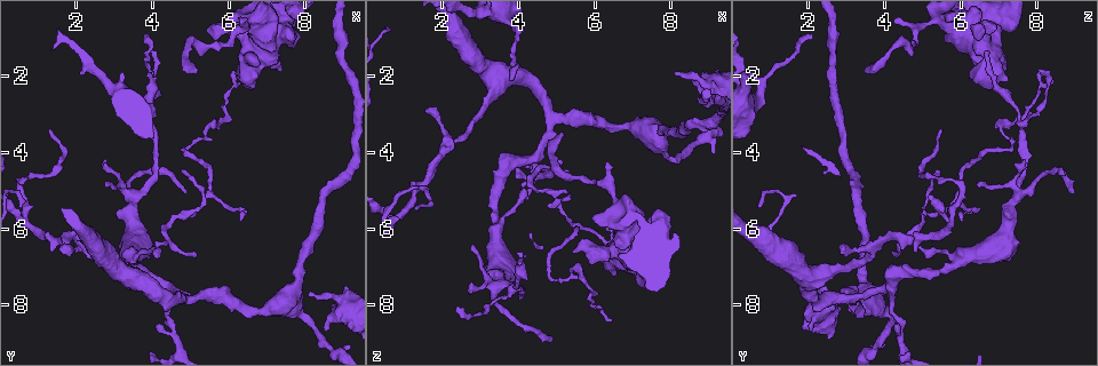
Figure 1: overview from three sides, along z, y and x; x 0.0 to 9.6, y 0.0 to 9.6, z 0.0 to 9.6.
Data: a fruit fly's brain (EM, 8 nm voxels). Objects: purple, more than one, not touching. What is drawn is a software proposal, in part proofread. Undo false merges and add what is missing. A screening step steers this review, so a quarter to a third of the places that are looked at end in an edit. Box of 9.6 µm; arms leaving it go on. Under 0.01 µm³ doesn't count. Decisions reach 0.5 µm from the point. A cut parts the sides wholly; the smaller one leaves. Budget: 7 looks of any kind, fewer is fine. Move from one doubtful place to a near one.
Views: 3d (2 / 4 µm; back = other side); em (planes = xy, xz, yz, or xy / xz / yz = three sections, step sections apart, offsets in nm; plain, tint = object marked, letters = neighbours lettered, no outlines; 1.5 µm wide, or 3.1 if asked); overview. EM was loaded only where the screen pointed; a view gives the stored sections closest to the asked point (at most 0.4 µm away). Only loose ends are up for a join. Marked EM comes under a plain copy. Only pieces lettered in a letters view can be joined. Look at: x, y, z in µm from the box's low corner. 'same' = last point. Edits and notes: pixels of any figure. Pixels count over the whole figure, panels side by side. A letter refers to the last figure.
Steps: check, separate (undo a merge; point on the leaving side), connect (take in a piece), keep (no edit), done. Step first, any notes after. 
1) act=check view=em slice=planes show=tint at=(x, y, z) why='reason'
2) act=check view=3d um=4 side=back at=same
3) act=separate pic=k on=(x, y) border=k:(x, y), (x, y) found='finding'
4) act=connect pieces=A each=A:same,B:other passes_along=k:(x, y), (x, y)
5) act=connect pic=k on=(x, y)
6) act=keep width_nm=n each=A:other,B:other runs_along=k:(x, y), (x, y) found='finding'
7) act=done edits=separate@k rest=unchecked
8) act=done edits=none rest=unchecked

act=check view=em slice=planes show=tint at=(4.95, 5.60, 5.10) why='sharp bend'

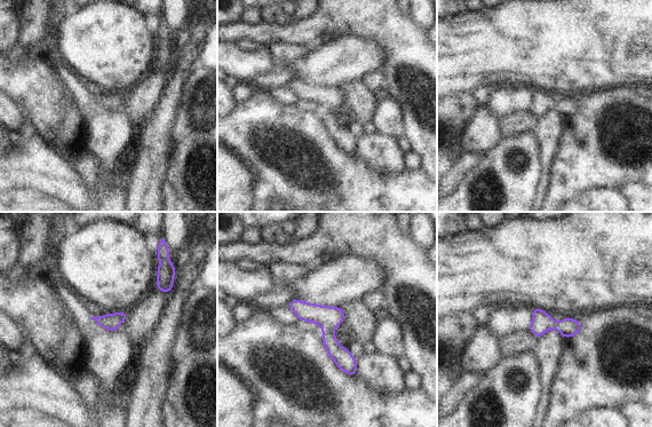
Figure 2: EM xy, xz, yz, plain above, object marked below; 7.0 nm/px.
act=check view=em slice=planes show=letters at=same why='see the neighbours'

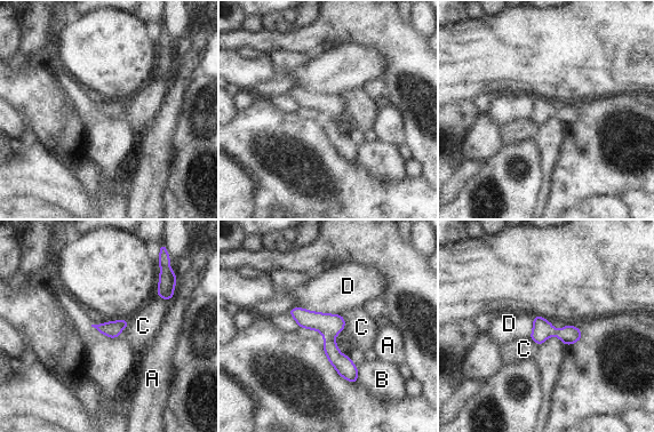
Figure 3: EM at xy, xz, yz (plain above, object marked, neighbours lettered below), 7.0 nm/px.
act=keep width_nm=120 each=A:other,B:other,C:other,D:other runs_along=3:(294, 310), (329, 335), (353, 380) found='one neuron here'

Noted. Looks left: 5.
act=check view=3d um=2 at=(2.20, 6.55, 3.70) why='three-way junction'

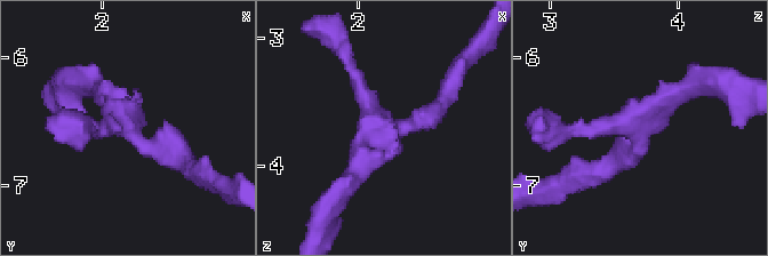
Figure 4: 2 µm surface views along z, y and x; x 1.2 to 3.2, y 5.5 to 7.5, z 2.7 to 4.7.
act=check view=em slice=planes show=letters at=(2.22, 6.54, 3.72) why='need the tissue'

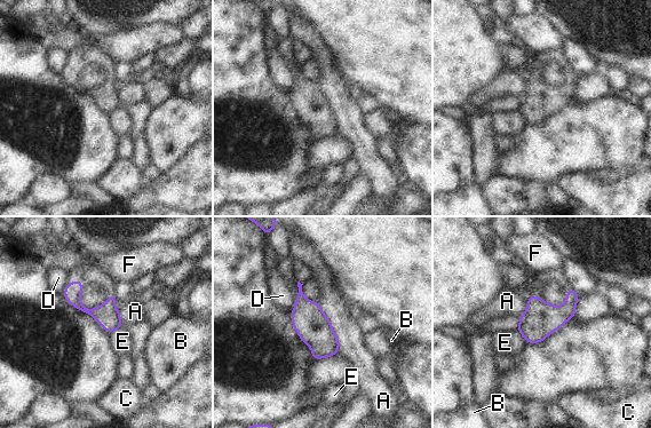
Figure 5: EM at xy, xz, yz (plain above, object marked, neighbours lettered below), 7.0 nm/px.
act=keep width_nm=170 longest_contact=A:380nm each=A:other,B:other,C:other,D:other,E:other,F:other found='one neuron here'

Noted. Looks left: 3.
act=check view=3d um=4 side=back at=(8.10, 7.65, 1.95) why='an open end'

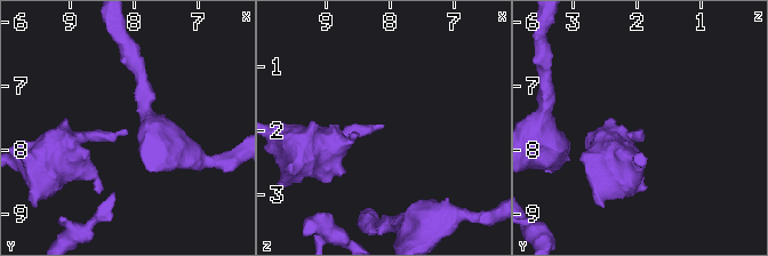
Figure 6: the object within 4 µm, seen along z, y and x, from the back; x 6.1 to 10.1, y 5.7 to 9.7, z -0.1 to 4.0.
act=check view=em slice=planes show=letters at=(8.05, 7.70, 2.00)

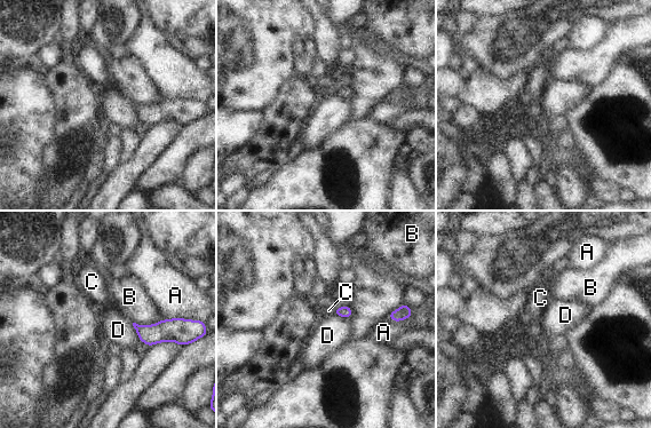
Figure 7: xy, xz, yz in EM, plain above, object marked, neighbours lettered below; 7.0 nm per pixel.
act=keep longest_contact=B:220nm each=A:other,B:other,C:other,D:other border=7:(132, 323), (139, 340) found='none of them fits'

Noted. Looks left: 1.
act=done edits=none rest=unchecked

